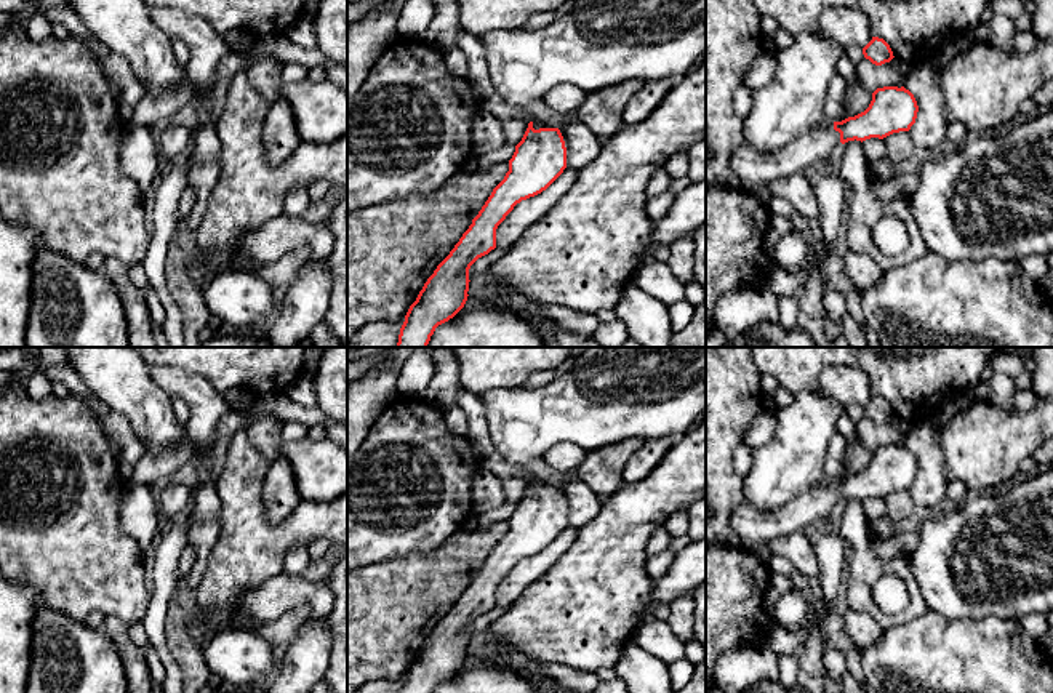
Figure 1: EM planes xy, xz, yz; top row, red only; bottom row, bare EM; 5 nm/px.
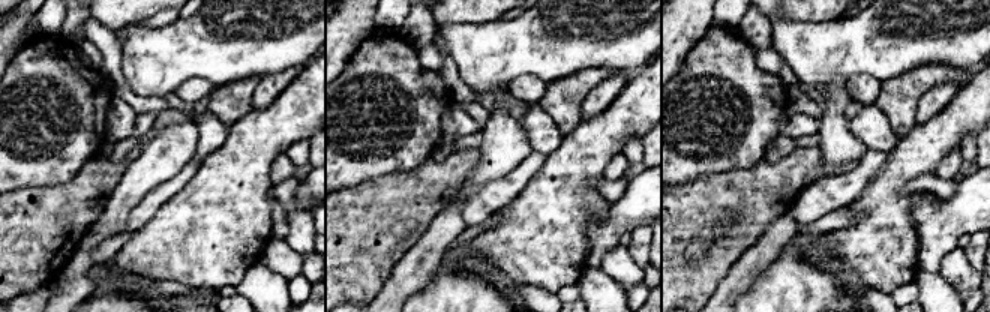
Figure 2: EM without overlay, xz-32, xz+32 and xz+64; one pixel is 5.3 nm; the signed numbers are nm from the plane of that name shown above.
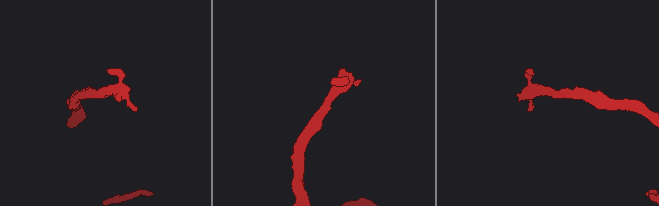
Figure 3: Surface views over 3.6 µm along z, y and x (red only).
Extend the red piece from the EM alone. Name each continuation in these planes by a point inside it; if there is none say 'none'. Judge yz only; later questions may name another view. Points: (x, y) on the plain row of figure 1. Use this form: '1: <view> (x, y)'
1: yz (751, 525)

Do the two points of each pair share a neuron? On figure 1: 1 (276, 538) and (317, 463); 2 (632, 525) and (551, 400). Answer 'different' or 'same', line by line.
1: different
2: different

